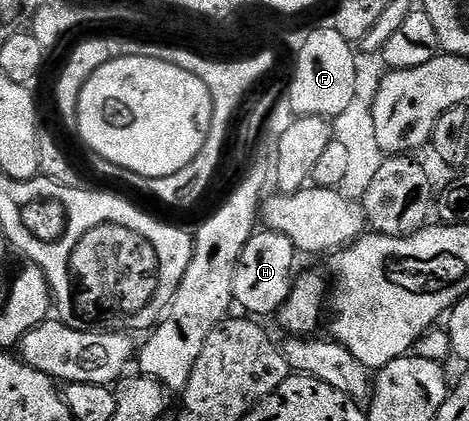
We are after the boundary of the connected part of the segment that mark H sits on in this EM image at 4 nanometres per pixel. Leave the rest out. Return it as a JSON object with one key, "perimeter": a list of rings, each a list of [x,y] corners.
{"perimeter":[[[266,230],[256,231],[255,235],[249,238],[245,250],[241,250],[241,258],[237,262],[237,270],[233,274],[231,295],[234,303],[238,307],[240,304],[247,311],[244,313],[250,314],[252,317],[263,318],[259,316],[271,315],[271,317],[274,317],[289,298],[292,283],[296,279],[297,269],[295,270],[295,256],[297,257],[297,250],[293,246],[293,242],[289,238],[285,238],[285,234],[277,234],[276,232]]]}

